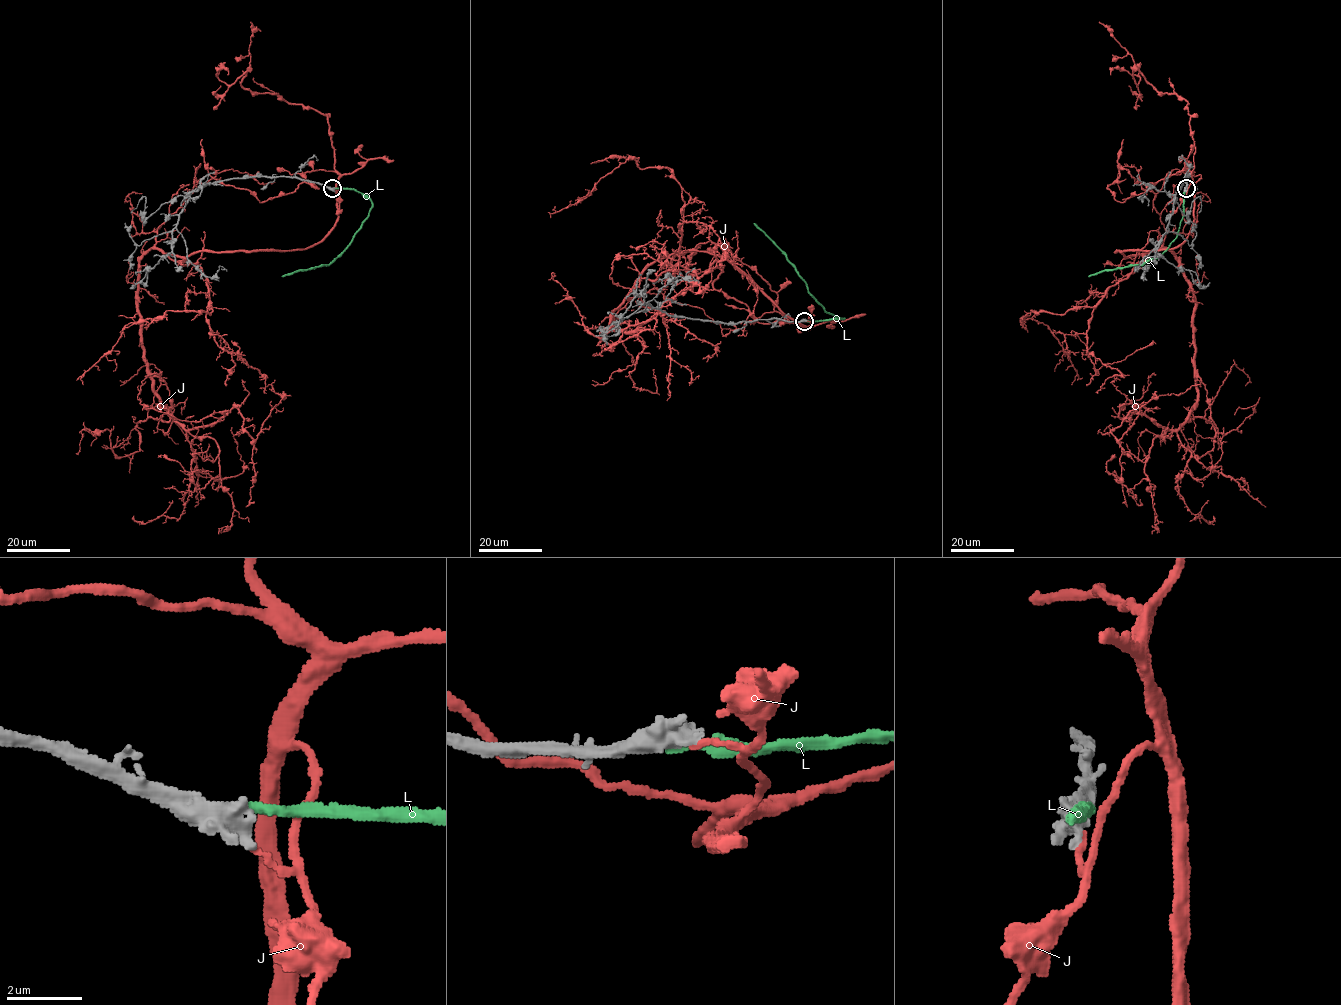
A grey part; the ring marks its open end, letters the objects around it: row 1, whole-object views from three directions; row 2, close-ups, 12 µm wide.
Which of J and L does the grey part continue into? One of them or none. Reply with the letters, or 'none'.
L

